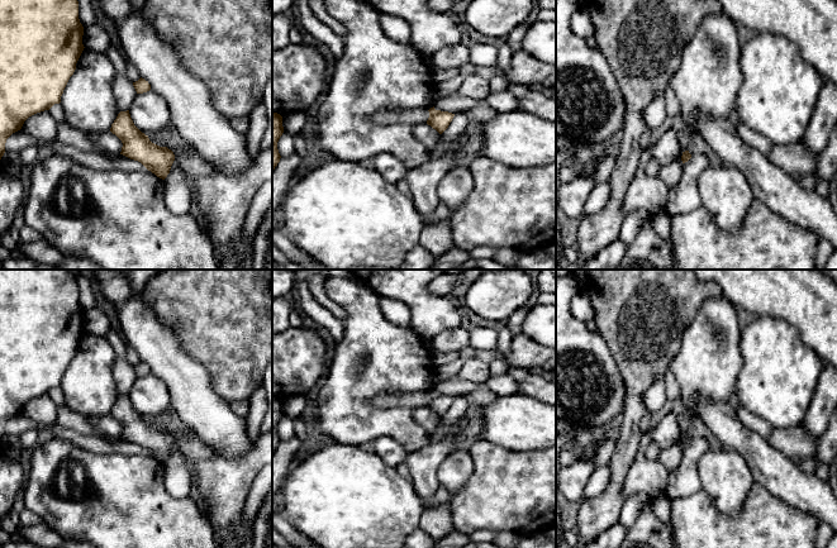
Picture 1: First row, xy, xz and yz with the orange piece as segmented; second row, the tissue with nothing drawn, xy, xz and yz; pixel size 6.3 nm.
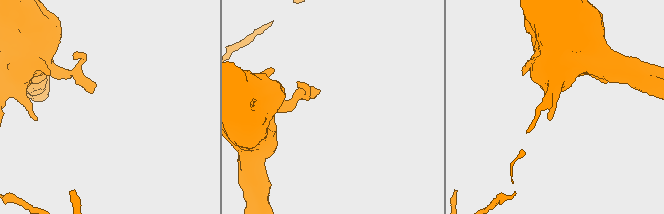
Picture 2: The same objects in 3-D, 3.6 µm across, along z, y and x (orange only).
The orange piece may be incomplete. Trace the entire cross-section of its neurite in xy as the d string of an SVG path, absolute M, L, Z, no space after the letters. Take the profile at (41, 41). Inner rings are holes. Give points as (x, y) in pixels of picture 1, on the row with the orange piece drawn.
M0 0L0 159L6 139L20 130L29 116L61 103L85 48L82 35L77 0Z

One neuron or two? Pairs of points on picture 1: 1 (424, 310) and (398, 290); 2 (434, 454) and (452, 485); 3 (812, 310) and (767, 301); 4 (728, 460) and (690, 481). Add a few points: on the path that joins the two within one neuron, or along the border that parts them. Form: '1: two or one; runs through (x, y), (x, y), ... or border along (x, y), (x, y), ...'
1: one; runs through (418, 304), (404, 290)
2: two; border along (461, 443), (440, 466), (438, 485)
3: one; runs through (800, 301), (779, 301)
4: two; border along (711, 449), (704, 452), (697, 463), (702, 487)

